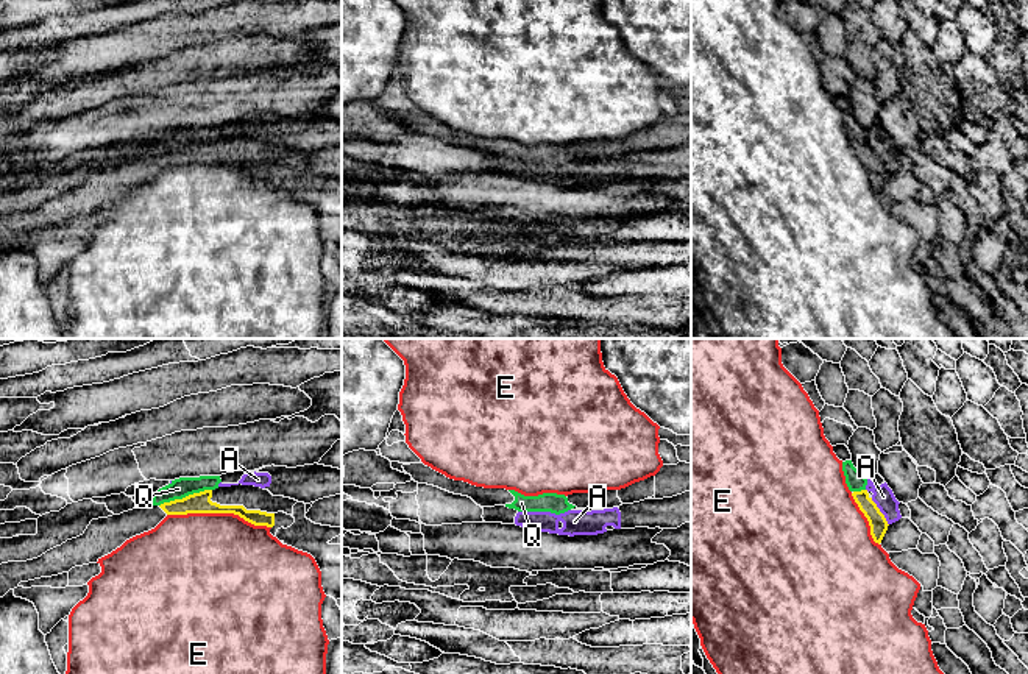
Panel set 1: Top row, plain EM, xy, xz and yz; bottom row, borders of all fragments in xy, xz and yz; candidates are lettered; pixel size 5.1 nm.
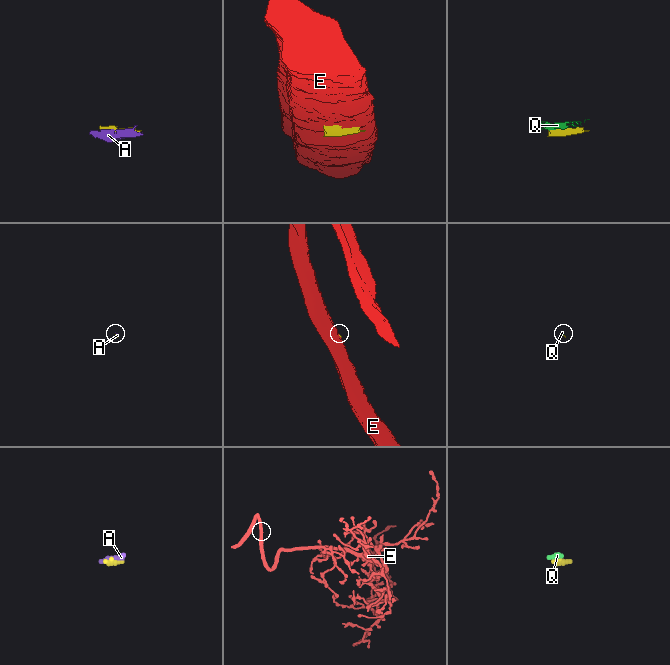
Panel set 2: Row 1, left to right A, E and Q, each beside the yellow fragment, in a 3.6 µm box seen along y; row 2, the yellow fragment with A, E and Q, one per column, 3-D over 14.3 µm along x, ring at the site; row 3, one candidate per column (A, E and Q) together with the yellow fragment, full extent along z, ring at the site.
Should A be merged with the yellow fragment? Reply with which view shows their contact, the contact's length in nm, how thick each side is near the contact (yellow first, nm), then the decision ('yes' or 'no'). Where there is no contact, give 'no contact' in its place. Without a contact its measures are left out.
contact in yz; length 170 nm; calibres 90 and 110 nm; no

